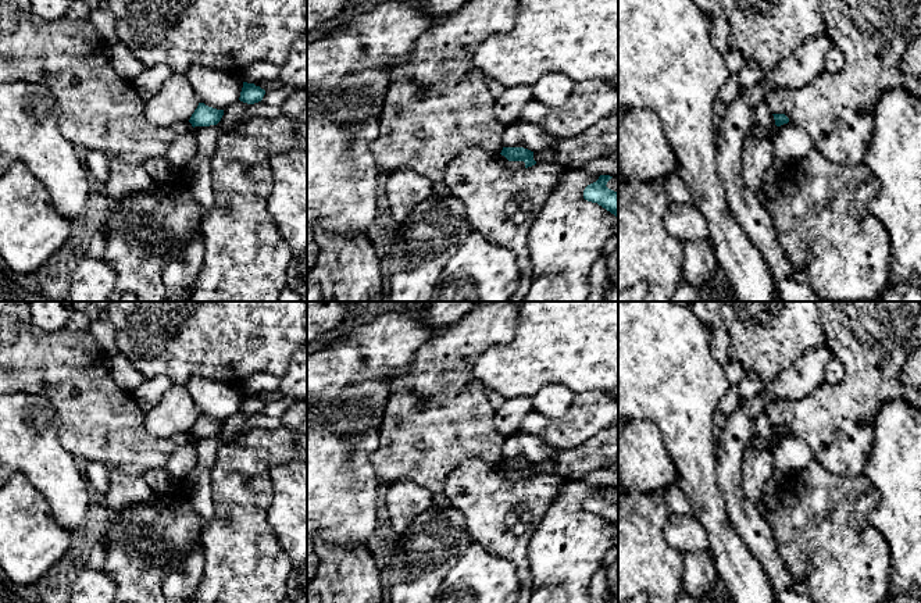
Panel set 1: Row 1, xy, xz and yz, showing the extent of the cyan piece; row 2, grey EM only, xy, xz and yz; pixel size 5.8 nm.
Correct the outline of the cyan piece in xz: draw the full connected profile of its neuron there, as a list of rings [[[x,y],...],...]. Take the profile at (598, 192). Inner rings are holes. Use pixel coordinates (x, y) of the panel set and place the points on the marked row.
[[[600,175],[599,179],[588,185],[583,190],[583,199],[597,203],[615,217],[618,217],[618,192],[608,189],[606,185],[613,176]]]

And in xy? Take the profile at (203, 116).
[[[199,103],[189,122],[192,124],[193,128],[217,125],[221,121],[222,115],[224,110],[217,110],[206,106],[204,103]]]

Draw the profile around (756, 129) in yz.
[[[753,122],[749,129],[749,133],[758,136],[758,138],[764,138],[764,139],[771,139],[772,135],[775,133],[775,131],[777,131],[777,126],[765,128],[765,126],[761,126],[761,125]]]

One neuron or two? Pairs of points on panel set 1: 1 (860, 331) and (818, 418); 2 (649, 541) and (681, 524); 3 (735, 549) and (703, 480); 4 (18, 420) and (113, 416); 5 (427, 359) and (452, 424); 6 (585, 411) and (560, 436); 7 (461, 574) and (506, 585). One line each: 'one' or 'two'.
1: one
2: two
3: one
4: two
5: one
6: one
7: one

